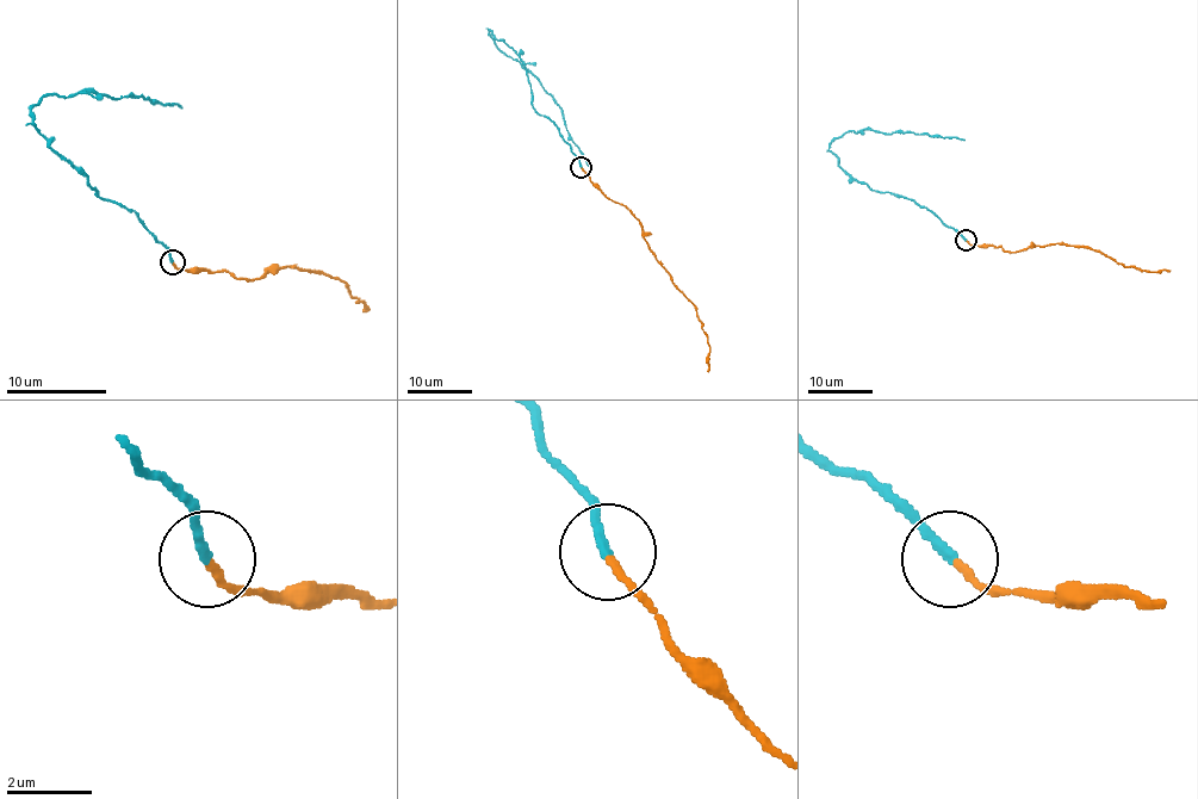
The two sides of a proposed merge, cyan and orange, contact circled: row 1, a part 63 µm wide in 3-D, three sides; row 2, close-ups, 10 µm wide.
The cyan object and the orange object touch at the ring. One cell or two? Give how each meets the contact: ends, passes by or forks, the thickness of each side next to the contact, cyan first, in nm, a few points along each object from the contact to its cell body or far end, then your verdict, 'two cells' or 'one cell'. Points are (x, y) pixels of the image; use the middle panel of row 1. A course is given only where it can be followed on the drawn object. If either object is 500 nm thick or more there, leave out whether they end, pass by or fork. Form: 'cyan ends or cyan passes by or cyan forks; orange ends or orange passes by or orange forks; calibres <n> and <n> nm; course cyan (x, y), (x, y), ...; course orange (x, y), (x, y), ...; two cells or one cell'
cyan ends; orange ends; calibres 240 and 170 nm; course cyan (581, 166), (559, 129), (533, 107), (521, 57), (491, 30), (501, 50), (532, 73), (562, 110), (588, 166); course orange (581, 168), (606, 196), (629, 210), (639, 222), (643, 239), (657, 262), (695, 307), (709, 346), (708, 372); two cells

